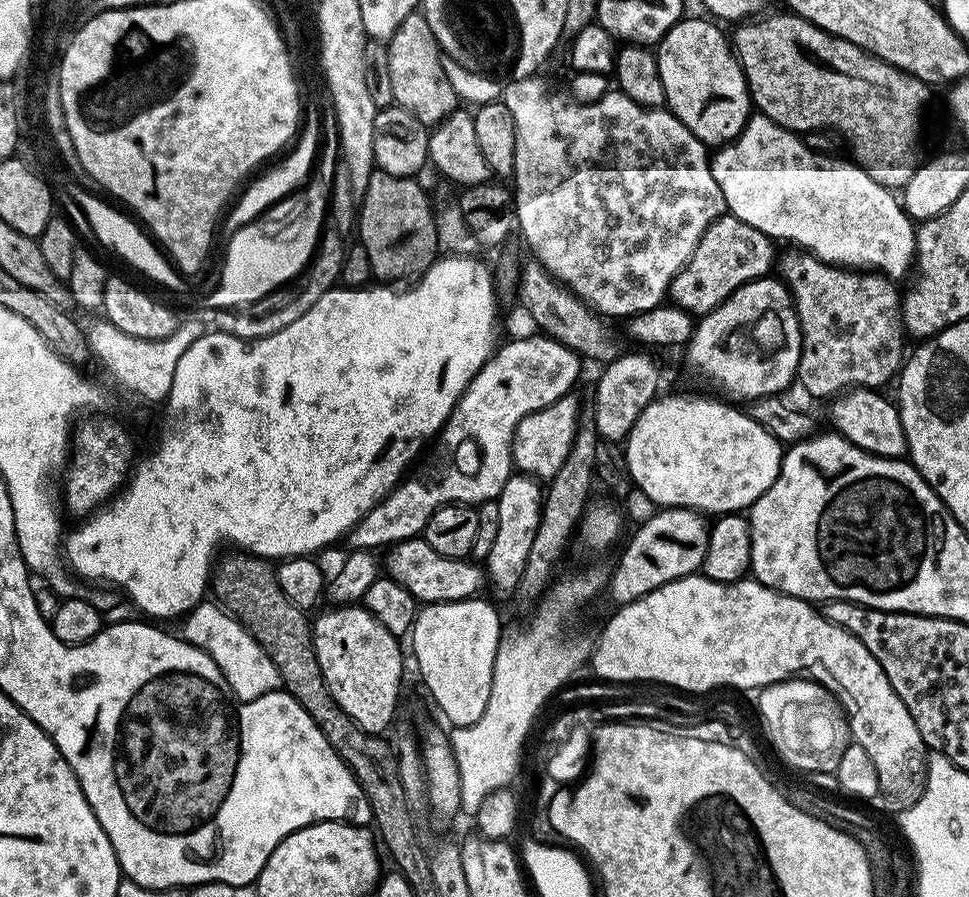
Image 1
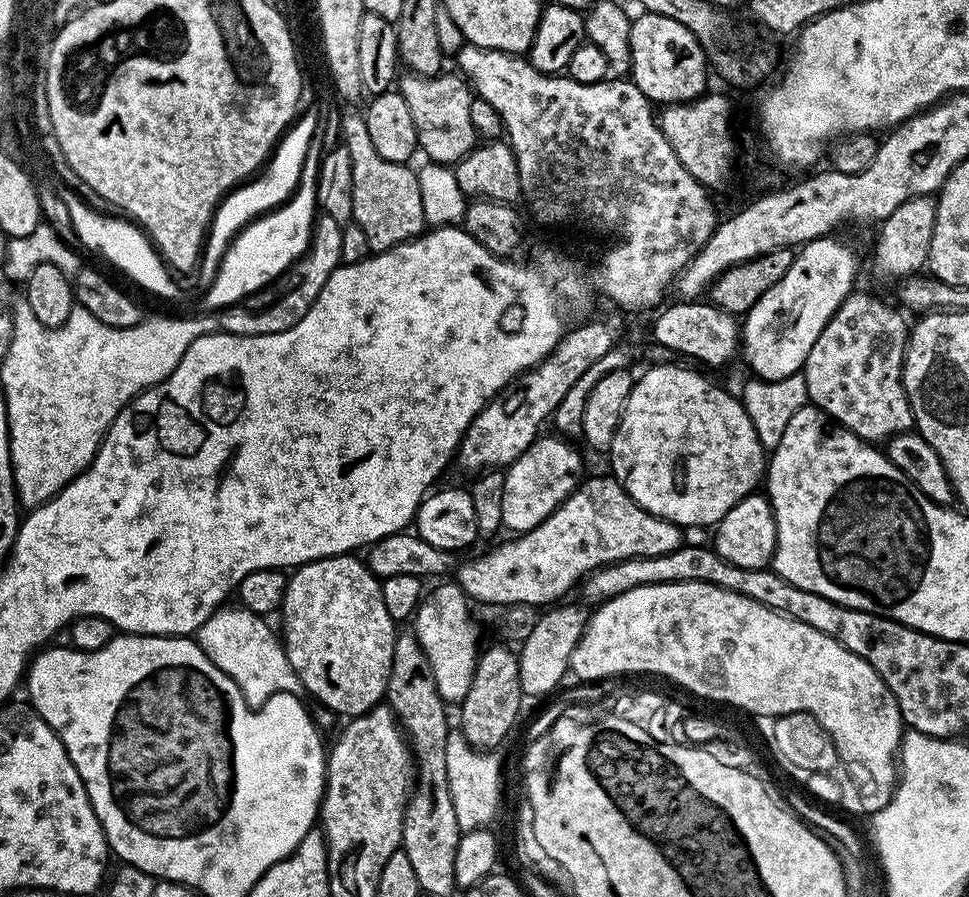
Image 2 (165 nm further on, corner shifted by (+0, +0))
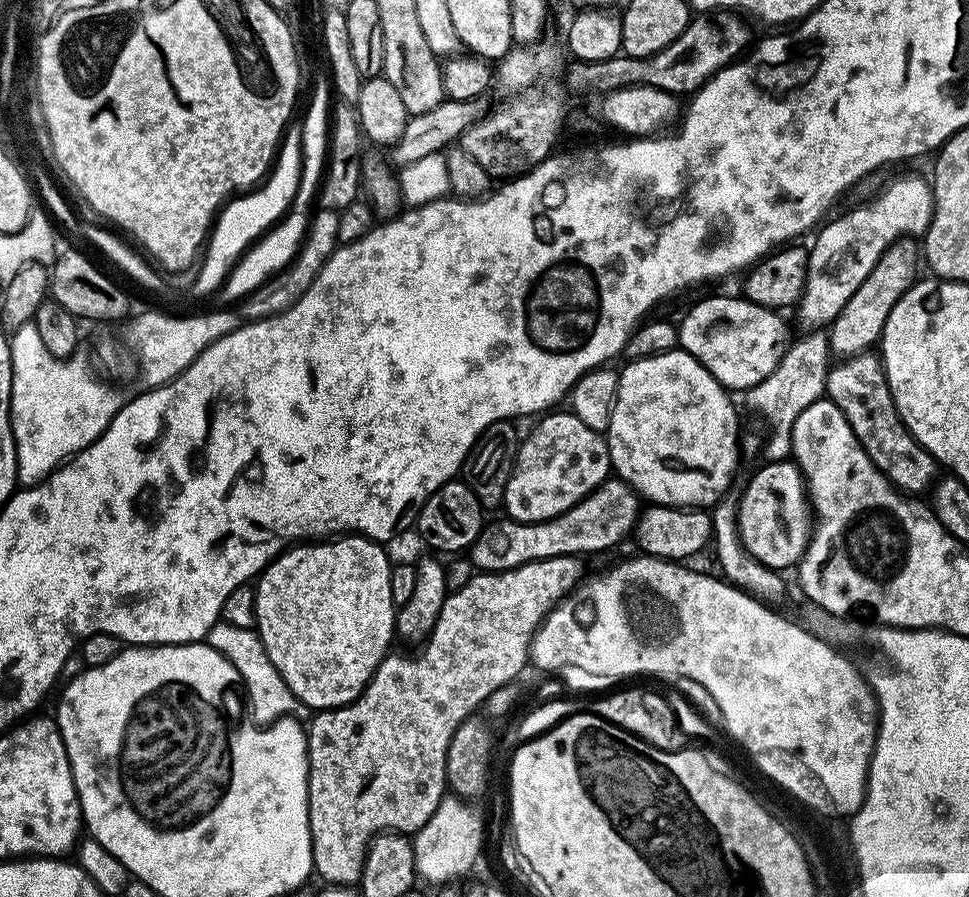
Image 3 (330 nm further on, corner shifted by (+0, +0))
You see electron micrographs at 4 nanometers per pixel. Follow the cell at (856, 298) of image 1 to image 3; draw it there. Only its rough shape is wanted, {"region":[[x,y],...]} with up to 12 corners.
{"region":[[875,351],[833,363],[824,391],[874,466],[924,494],[937,462],[908,433]]}

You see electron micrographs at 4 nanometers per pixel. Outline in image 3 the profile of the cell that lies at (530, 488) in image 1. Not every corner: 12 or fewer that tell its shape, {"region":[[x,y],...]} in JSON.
{"region":[[571,410],[541,415],[502,505],[542,522],[613,471],[607,439]]}

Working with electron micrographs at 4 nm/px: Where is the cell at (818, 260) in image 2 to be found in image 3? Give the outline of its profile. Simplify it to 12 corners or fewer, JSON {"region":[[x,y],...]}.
{"region":[[900,176],[829,219],[798,305],[831,325],[901,238],[923,237],[932,185]]}

